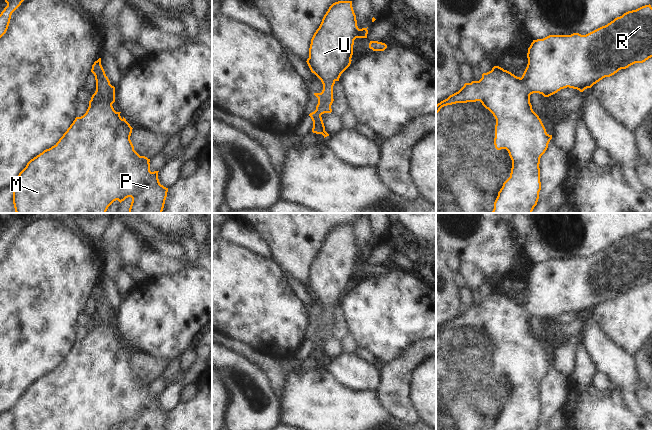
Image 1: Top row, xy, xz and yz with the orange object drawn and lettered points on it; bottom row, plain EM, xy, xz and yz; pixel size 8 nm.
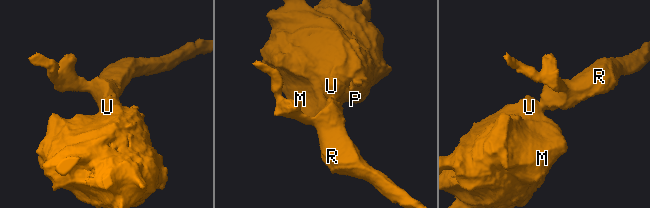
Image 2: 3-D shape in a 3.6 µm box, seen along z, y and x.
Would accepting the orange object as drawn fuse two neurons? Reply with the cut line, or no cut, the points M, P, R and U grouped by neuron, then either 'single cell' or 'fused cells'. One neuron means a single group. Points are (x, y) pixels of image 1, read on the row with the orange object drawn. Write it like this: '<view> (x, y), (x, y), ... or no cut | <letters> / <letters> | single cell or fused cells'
no cut | M P R U | single cell

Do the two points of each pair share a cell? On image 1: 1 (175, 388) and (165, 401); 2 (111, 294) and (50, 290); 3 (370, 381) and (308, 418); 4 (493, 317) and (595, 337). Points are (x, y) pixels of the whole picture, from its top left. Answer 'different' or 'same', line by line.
1: same
2: different
3: different
4: different

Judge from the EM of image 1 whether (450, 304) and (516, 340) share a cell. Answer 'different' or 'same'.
different

